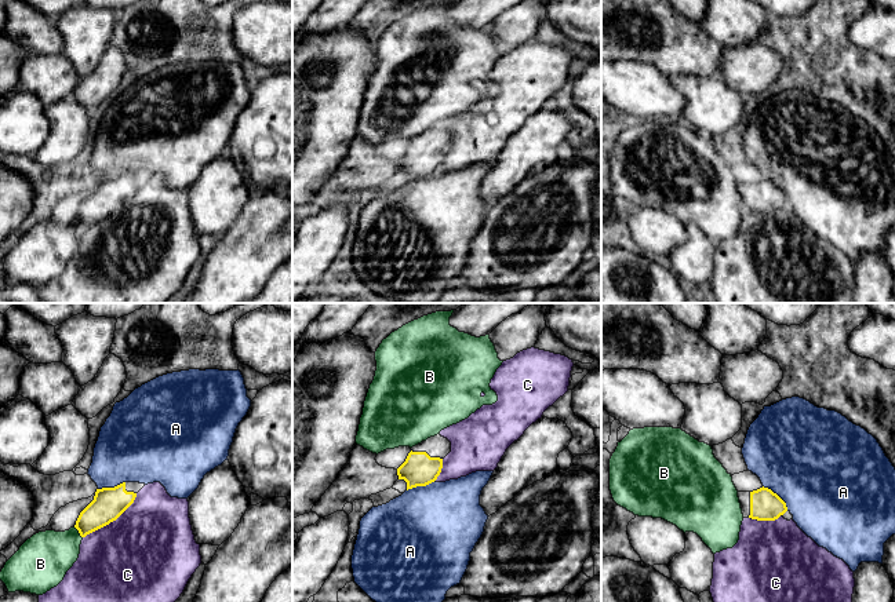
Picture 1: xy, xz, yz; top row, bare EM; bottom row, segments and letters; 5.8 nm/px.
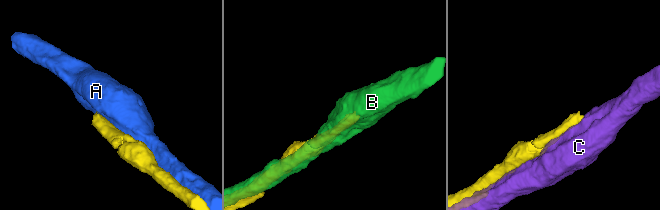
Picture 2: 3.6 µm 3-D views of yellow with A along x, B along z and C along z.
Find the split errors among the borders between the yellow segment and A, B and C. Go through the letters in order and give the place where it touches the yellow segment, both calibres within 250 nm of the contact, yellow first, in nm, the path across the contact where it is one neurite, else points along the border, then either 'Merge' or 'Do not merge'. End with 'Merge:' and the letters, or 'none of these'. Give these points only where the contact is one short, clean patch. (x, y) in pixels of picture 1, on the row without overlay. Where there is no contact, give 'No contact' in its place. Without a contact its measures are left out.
A: Touches yellow at yz (778, 188). Thickness 180 nm (yellow) against 500 nm. Do not merge
B: Touches yellow at xy (79, 223). Thickness 190 nm (yellow) against 300 nm. Do not merge
C: Touches yellow at xy (112, 212). Thickness 190 nm (yellow) against 500 nm. Do not merge
Merge: none of these

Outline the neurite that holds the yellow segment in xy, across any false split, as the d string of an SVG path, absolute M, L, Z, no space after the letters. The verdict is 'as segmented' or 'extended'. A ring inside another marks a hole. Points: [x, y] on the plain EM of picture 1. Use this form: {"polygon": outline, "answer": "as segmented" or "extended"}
{"polygon": "M123 174L114 179L97 180L94 191L80 204L74 219L81 229L116 212L145 178L139 174Z", "answer": "extended"}

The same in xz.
{"polygon": "M440 125L411 139L405 153L397 160L399 171L407 174L407 182L426 178L437 171L443 150L451 143L451 134Z", "answer": "extended"}

